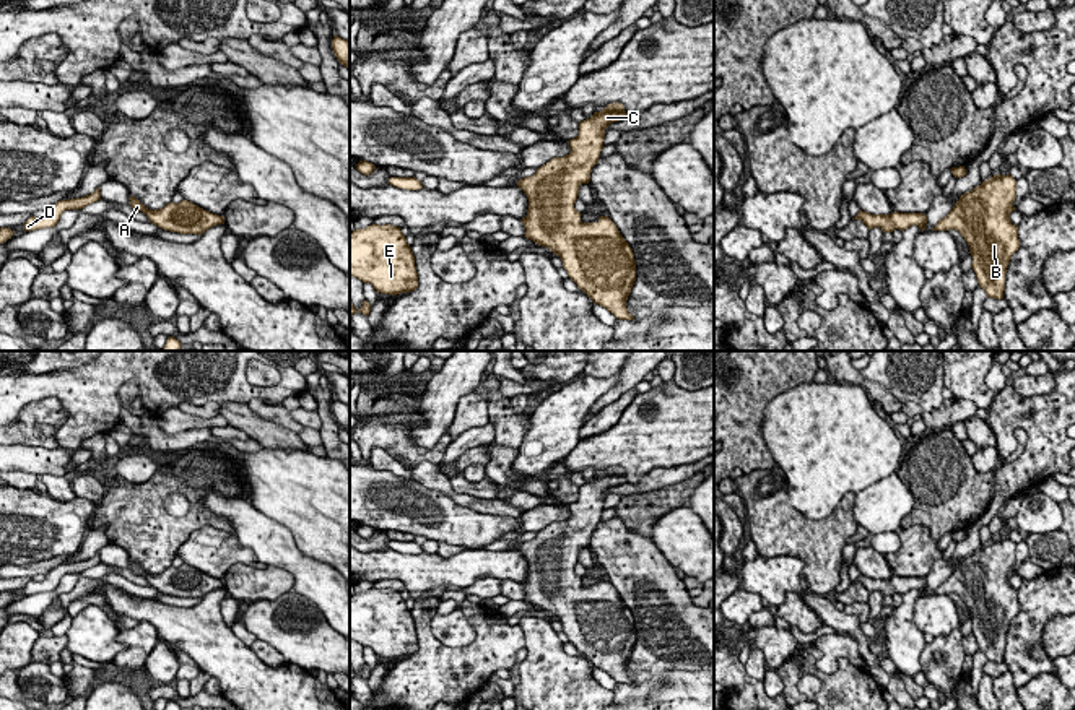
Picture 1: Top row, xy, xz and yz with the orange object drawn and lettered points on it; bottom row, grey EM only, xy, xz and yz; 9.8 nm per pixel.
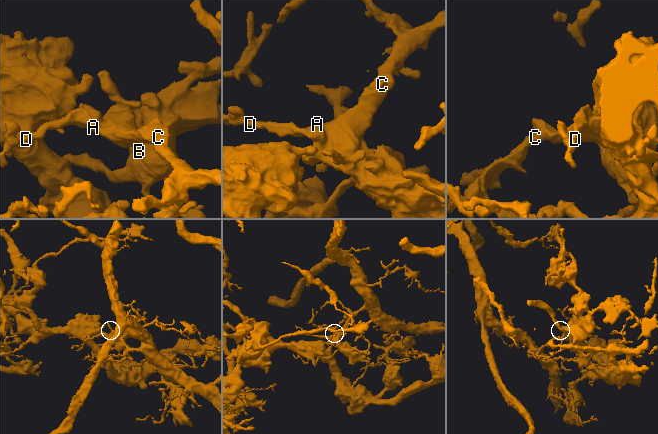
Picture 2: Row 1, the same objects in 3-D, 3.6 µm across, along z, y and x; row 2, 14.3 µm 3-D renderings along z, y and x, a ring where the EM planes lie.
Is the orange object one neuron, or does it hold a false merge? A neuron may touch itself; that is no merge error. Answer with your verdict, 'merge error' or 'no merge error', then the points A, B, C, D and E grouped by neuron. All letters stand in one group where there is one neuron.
no merge error | A B C D E

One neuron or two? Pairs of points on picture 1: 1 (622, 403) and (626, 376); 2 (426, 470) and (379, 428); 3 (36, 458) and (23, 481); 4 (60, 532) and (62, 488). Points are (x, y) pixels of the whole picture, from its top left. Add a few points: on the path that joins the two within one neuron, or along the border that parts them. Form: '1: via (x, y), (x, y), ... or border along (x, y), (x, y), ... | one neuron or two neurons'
1: border along (633, 387), (591, 416) | two neurons
2: border along (399, 458), (409, 463), (435, 462), (438, 465) | two neurons
3: border along (17, 470), (34, 475) | two neurons
4: border along (46, 493), (60, 501), (75, 497) | two neurons

